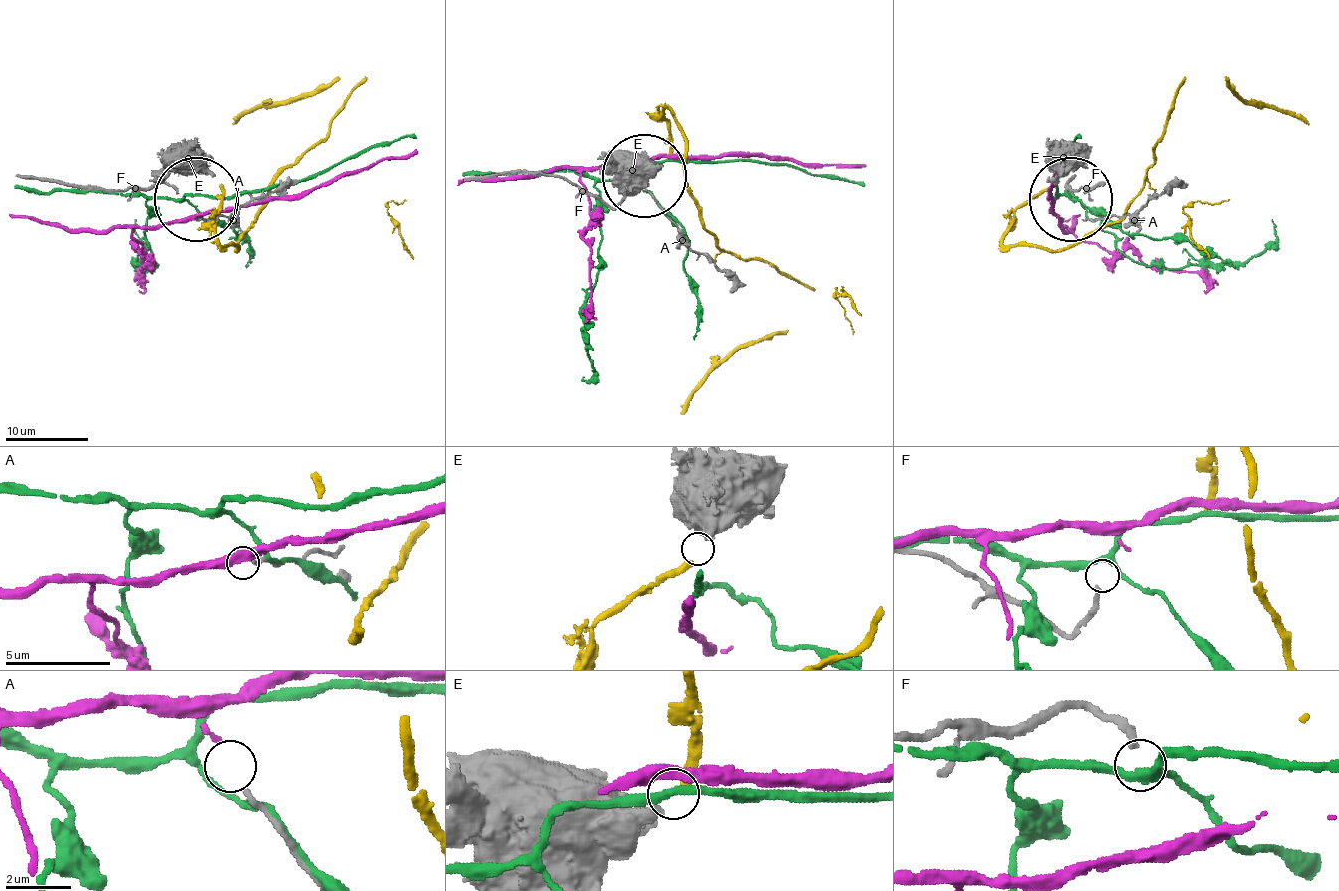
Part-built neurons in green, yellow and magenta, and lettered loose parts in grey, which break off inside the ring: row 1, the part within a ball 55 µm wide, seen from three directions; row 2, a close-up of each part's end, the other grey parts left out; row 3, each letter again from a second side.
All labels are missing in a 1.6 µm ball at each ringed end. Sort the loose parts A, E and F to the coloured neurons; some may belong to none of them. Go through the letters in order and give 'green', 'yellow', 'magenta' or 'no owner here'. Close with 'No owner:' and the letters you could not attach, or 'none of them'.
A: magenta
E: yellow
F: no owner here
No owner: F

